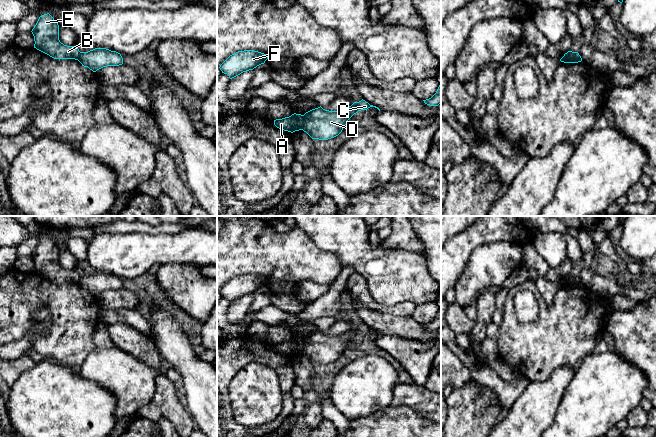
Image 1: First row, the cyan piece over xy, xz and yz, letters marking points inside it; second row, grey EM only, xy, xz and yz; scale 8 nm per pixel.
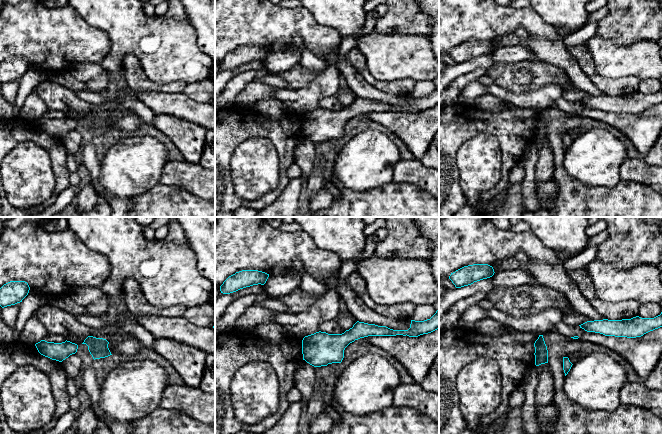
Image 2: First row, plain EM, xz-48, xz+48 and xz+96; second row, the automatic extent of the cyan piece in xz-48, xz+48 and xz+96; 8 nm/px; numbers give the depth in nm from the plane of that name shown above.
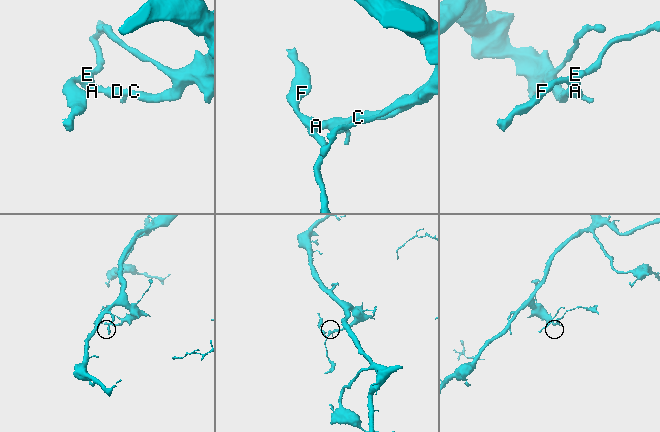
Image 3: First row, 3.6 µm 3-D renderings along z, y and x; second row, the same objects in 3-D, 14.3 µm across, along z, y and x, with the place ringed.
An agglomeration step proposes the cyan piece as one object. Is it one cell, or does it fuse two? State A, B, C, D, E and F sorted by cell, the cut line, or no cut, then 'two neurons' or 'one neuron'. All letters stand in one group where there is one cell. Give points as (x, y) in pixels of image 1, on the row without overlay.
A B E F / C D | xz (303, 339), (303, 350), (301, 353) | two neurons

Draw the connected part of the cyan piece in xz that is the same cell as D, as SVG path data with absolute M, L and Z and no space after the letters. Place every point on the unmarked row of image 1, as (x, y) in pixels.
M362 323L362 324L361 324L361 325L359 325L359 326L354 326L354 327L353 327L353 328L352 328L352 329L351 329L351 330L349 330L349 331L347 331L347 332L345 332L345 333L343 333L343 334L341 334L341 335L329 335L329 334L325 334L325 333L323 333L323 332L322 332L322 331L321 331L321 330L320 330L320 331L318 331L318 332L315 332L315 333L312 333L312 334L310 334L310 335L308 335L308 336L306 336L306 337L305 337L305 338L304 338L304 339L303 339L303 343L304 343L304 348L303 348L303 351L302 351L302 354L303 354L303 355L304 355L304 356L306 356L306 357L307 357L307 358L308 358L308 359L309 359L309 360L310 360L310 361L311 361L311 362L312 362L312 363L319 363L319 364L328 364L328 363L331 363L331 362L334 362L334 361L336 361L336 360L338 360L338 359L339 359L339 358L340 358L340 357L341 357L341 356L342 356L342 354L343 354L343 352L344 352L344 350L345 350L345 349L346 349L346 348L347 348L347 346L348 346L348 344L349 344L349 343L350 343L350 342L351 342L351 341L352 341L352 340L353 340L353 339L354 339L354 338L356 338L356 337L357 337L357 336L358 336L358 335L361 335L361 334L366 334L366 335L367 335L367 333L368 333L368 332L370 332L370 331L375 331L375 332L377 332L377 333L378 333L378 334L379 334L379 335L380 335L380 333L379 333L379 332L378 332L378 331L376 331L376 330L373 330L373 329L370 329L370 328L369 328L369 327L368 327L368 326L366 326L366 325L365 325L365 324L363 324L363 323Z

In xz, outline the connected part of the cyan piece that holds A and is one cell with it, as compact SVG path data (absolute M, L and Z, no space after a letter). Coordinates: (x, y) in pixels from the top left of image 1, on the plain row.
M296 337L292 338L289 341L274 344L274 349L277 352L291 357L302 354L303 348L303 339Z

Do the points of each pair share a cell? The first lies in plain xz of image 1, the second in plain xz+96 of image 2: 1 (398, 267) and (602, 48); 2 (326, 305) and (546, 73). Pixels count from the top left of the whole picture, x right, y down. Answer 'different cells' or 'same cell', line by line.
1: same cell
2: different cells

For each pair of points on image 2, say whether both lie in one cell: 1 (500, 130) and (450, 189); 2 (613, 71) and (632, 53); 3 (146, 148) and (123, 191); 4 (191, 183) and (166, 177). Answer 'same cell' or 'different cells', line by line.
1: same cell
2: same cell
3: same cell
4: same cell

